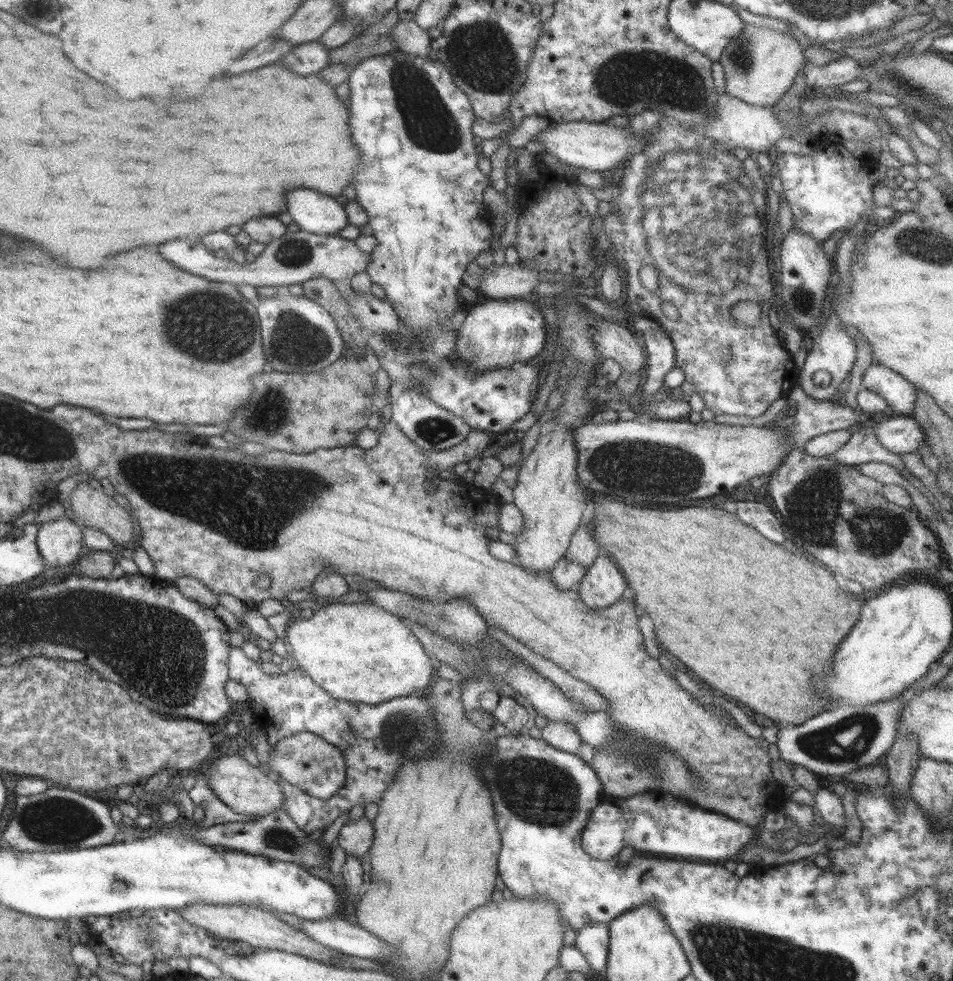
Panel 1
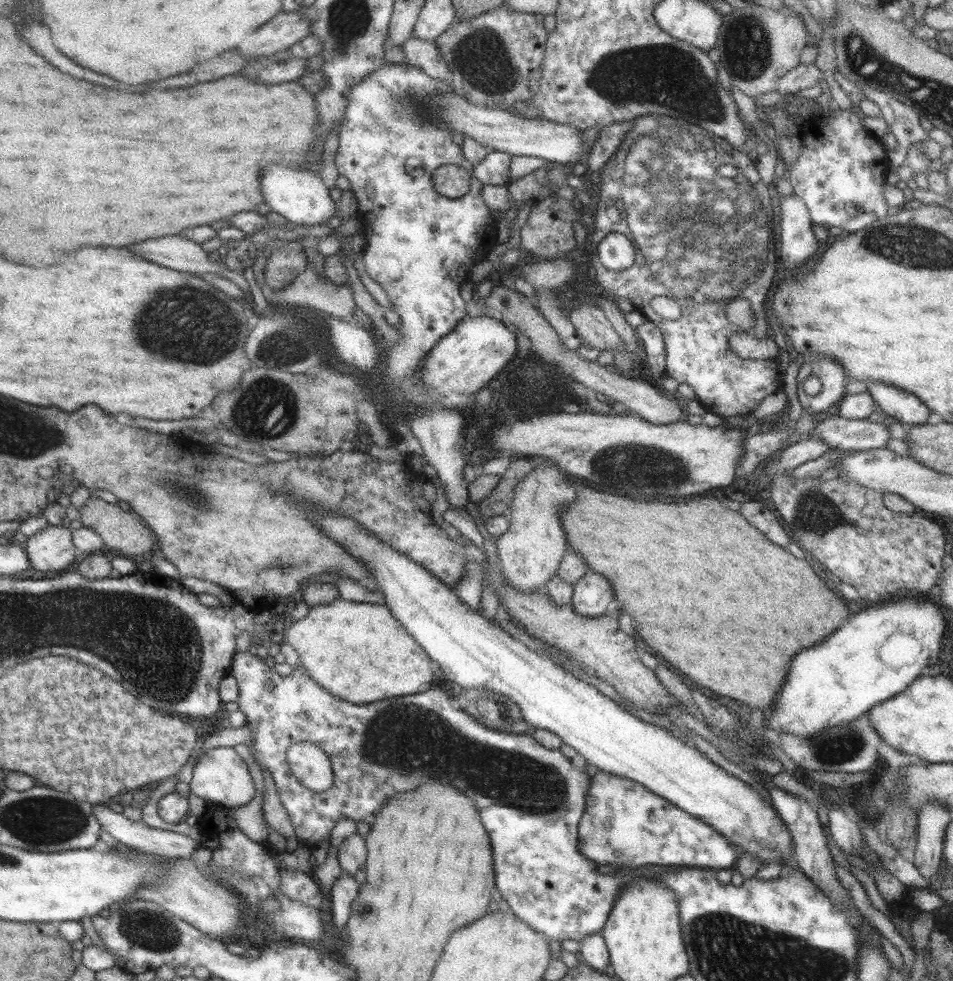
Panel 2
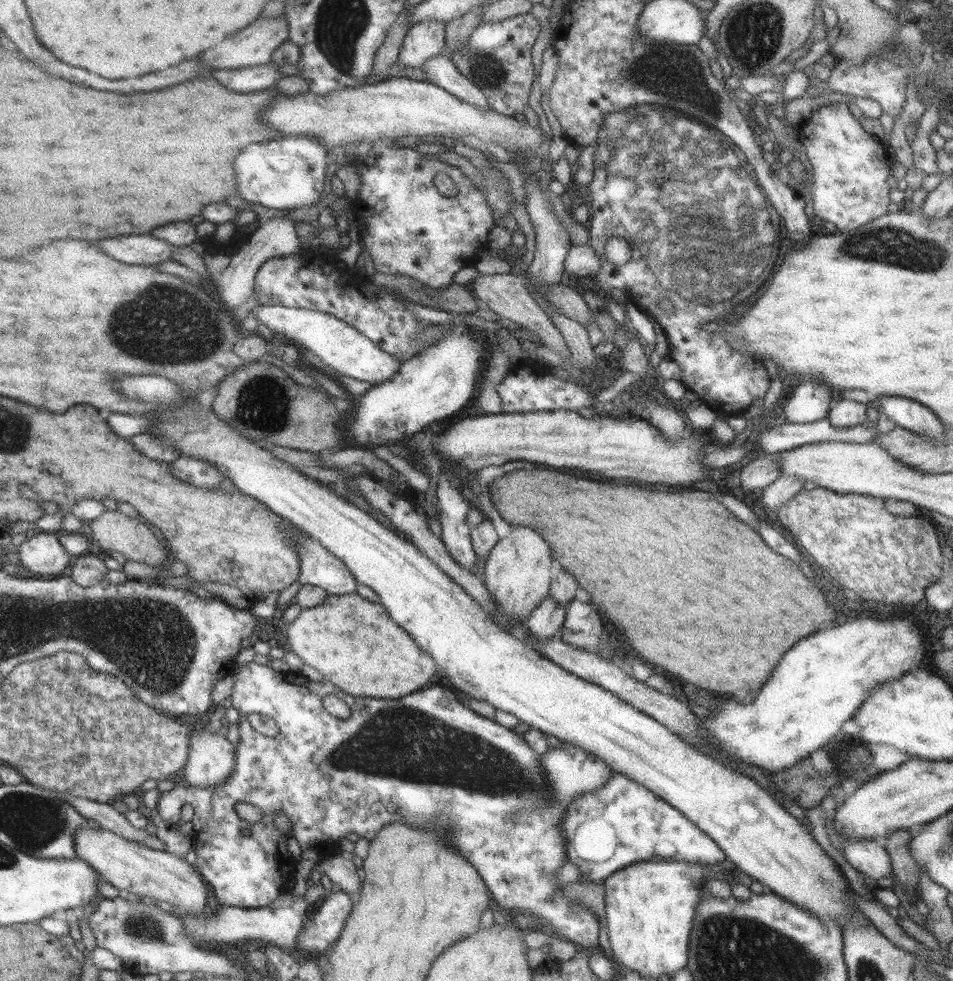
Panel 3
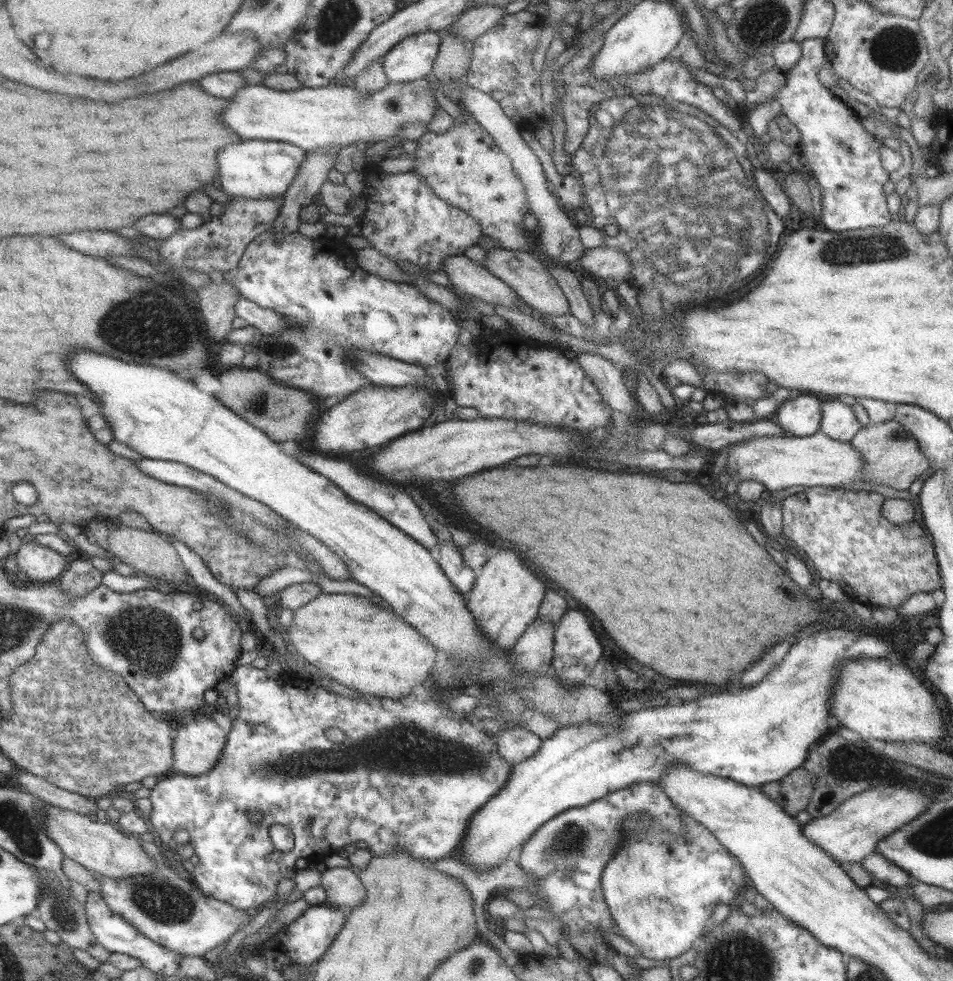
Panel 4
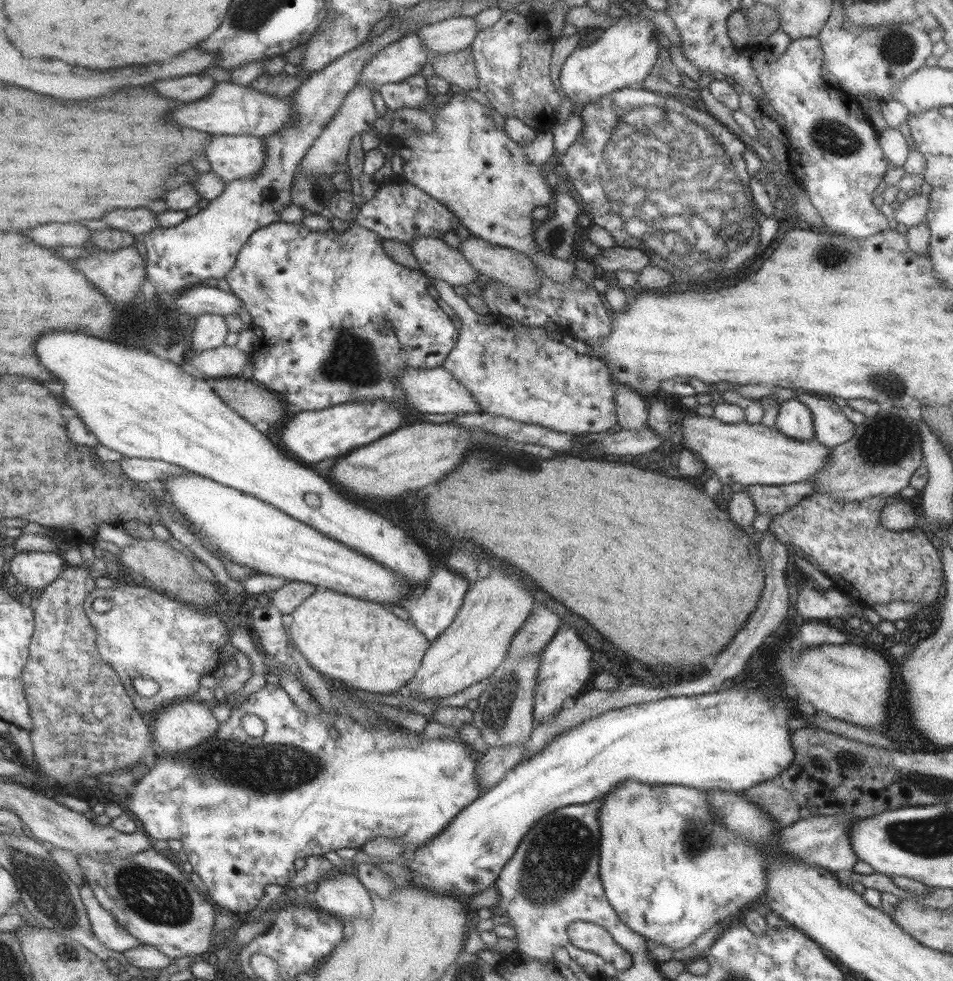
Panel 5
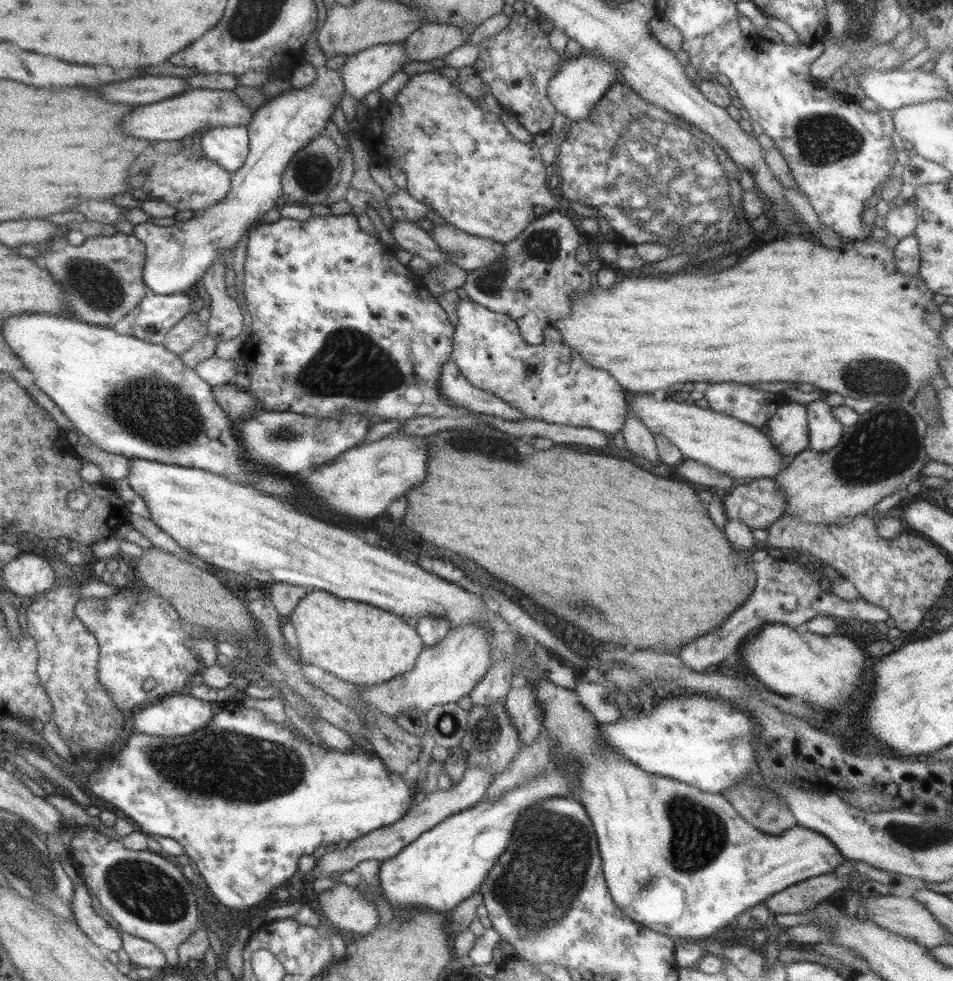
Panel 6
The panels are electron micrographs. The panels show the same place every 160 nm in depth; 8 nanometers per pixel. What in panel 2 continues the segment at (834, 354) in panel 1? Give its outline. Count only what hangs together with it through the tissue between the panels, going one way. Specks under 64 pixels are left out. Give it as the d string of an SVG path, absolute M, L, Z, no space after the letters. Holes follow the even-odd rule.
M819 354L817 356L819 358L806 359L800 366L797 374L797 400L805 412L823 412L829 406L835 404L835 402L839 402L839 399L845 395L845 378L847 378L847 373L843 371L843 367L837 363L837 360L829 359L829 357L823 357L823 355ZM811 375L816 376L821 383L821 390L815 396L806 395L802 386L805 380L807 380L807 376Z

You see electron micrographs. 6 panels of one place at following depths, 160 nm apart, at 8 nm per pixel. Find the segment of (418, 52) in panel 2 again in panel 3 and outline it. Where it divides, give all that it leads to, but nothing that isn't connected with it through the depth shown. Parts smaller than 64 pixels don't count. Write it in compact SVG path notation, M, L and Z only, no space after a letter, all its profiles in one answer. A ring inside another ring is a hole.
M444 54L430 56L421 69L427 82L442 88L451 96L477 108L490 108L483 91L459 73L453 61Z

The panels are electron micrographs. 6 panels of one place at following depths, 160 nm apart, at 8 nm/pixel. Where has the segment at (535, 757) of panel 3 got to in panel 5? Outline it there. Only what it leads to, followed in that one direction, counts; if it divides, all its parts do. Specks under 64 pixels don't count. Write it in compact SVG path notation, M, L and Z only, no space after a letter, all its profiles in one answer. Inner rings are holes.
M270 683L264 684L264 687L251 693L243 701L232 706L228 719L222 722L215 731L215 734L191 750L187 749L178 753L166 752L157 755L150 769L141 778L135 779L133 790L121 799L125 810L141 825L141 830L147 834L151 840L180 840L183 844L182 850L187 855L188 862L193 867L193 871L207 888L209 898L220 907L220 910L226 910L230 914L249 913L257 906L262 898L263 888L267 885L287 885L293 875L296 874L293 861L296 858L305 858L309 856L322 856L327 852L336 851L342 848L359 849L367 840L385 836L385 838L401 839L403 842L403 855L405 857L413 856L417 848L421 848L427 839L437 836L440 830L472 800L481 795L482 790L473 778L473 767L476 760L480 757L475 753L468 753L465 745L457 738L432 738L426 740L420 733L409 732L402 728L390 730L386 724L376 728L364 728L357 724L346 712L337 711L337 716L327 713L322 708L320 717L306 715L300 711L296 705L293 705L291 699L283 688ZM246 714L255 714L259 717L265 726L265 730L260 737L251 737L241 728L241 718ZM331 726L338 732L336 738L329 736Z

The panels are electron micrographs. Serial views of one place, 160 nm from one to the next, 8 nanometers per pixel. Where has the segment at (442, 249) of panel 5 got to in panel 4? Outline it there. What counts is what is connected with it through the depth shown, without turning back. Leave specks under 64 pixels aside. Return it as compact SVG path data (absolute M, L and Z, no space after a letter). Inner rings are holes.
M457 255L447 257L440 266L440 269L447 274L450 280L450 288L459 292L464 297L469 295L476 296L491 306L494 304L503 305L512 309L517 309L521 306L521 299L517 297L516 292L511 290L502 280L495 278L485 267L480 263L471 261L465 255Z

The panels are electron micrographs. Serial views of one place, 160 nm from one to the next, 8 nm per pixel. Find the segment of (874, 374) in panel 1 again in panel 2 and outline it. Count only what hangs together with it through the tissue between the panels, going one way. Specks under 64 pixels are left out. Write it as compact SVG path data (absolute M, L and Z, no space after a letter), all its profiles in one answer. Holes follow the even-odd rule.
M866 382L867 393L873 398L878 410L893 418L901 426L923 425L931 411L913 394L877 382Z

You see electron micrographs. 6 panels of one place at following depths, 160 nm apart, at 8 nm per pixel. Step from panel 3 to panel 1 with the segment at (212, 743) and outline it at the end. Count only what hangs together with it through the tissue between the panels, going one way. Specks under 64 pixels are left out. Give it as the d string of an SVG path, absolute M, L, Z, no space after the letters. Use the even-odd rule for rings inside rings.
M237 754L218 757L204 772L213 794L233 812L251 815L257 819L281 806L281 789L274 777L266 776L260 766L252 766Z

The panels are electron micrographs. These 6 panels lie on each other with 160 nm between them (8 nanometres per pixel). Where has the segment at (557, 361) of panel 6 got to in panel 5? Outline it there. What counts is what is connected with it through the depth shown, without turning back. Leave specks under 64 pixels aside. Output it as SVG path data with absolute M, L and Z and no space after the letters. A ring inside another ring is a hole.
M425 273L424 275L429 279L430 288L437 291L440 300L453 309L461 322L455 346L449 351L447 359L441 366L467 390L467 394L474 401L478 402L481 412L517 422L537 424L548 430L571 436L587 432L611 431L616 424L613 397L615 397L615 385L618 383L610 376L600 359L588 354L577 354L560 340L555 340L550 335L550 329L527 327L505 315L473 312L465 299L455 294L449 283Z

